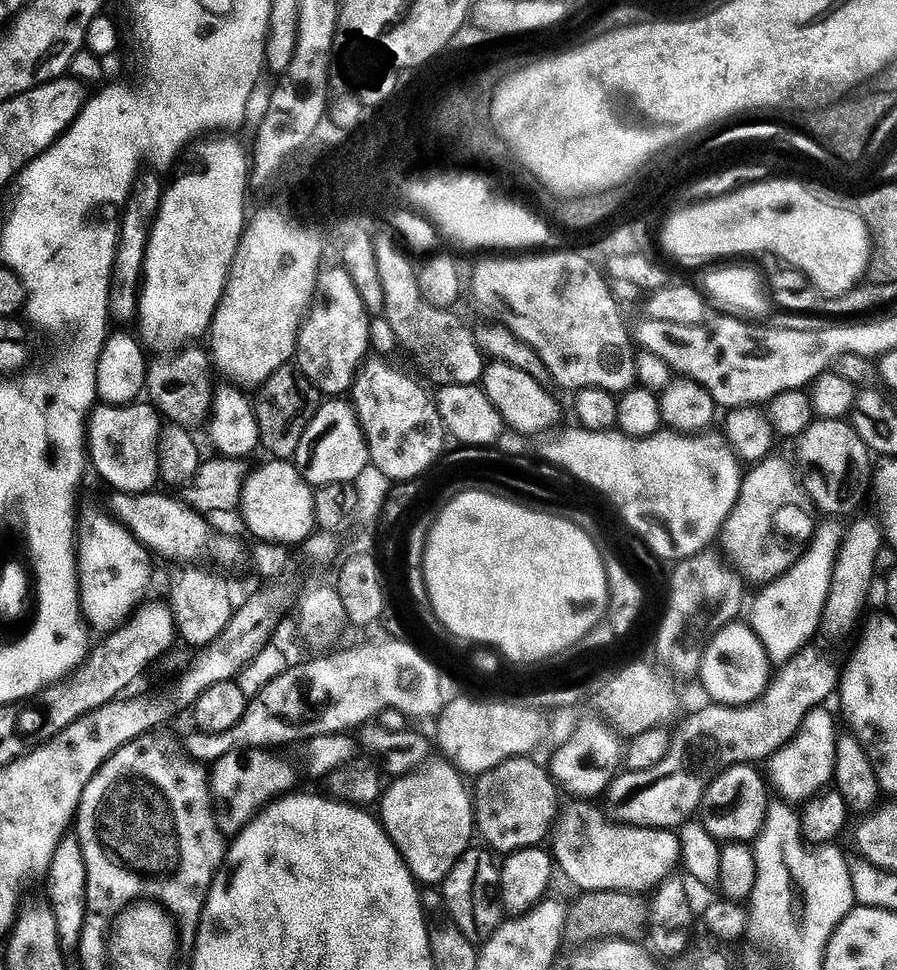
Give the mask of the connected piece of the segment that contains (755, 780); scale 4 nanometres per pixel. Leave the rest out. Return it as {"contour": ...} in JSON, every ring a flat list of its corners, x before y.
{"contour":[[751,763,749,764,734,764,728,767,725,767,723,771,724,773,721,774,720,777,717,778,716,781,713,782,711,785,710,783,705,787,704,789,704,799,702,801,702,816,704,812,704,817,702,817,702,823,705,828,713,836,713,838,718,842,731,842,733,844,743,844,745,842,752,842,757,839,757,837,760,836,762,831,765,829,765,820,770,813,770,807,768,807,768,792,770,796,770,788,769,785,766,783,765,777,763,775,760,776,758,773,755,772,757,770]]}

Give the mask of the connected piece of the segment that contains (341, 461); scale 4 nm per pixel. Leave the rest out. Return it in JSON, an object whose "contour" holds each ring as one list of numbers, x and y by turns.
{"contour":[[332,398,321,403,315,418,302,434,294,463,305,482,313,486,330,482,356,482,364,471,369,471,368,443,360,429,356,410,347,399]]}

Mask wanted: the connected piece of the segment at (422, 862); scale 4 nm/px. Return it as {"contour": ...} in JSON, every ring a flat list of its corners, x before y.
{"contour":[[429,763,396,778,400,780,383,789,378,804,378,820,384,831,413,877,421,885,428,884,424,886,443,885,452,867,473,843,472,832,474,836,474,800,469,789,464,789,465,777,451,764,439,763]]}

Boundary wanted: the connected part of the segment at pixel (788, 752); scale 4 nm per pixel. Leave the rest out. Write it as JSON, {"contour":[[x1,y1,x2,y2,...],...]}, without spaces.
{"contour":[[817,706,806,713,796,736,774,753,766,764,768,767,766,776,775,795,777,792,782,799,798,806,821,795,833,783,836,774,838,731,836,732,835,718,827,712,826,708]]}

